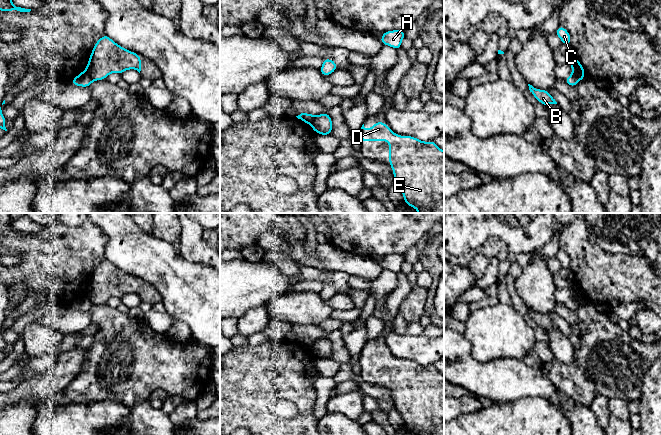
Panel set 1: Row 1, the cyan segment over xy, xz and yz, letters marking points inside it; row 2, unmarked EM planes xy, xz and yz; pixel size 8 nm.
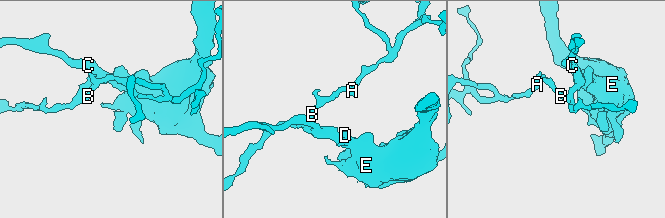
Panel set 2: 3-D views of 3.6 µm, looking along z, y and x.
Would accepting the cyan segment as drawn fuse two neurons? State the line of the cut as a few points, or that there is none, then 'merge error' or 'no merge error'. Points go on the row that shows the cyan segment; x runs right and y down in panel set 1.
xy (85, 70), (93, 80) | merge error

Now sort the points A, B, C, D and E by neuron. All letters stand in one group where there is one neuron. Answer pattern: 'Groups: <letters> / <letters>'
Groups: A B / C D E

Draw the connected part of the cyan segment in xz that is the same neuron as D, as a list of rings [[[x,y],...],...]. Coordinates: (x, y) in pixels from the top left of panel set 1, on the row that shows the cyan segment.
[[[382,121],[370,129],[363,124],[358,138],[359,141],[389,142],[389,165],[405,204],[417,209],[417,213],[444,213],[444,151],[434,141],[423,142],[413,136],[400,136]]]

